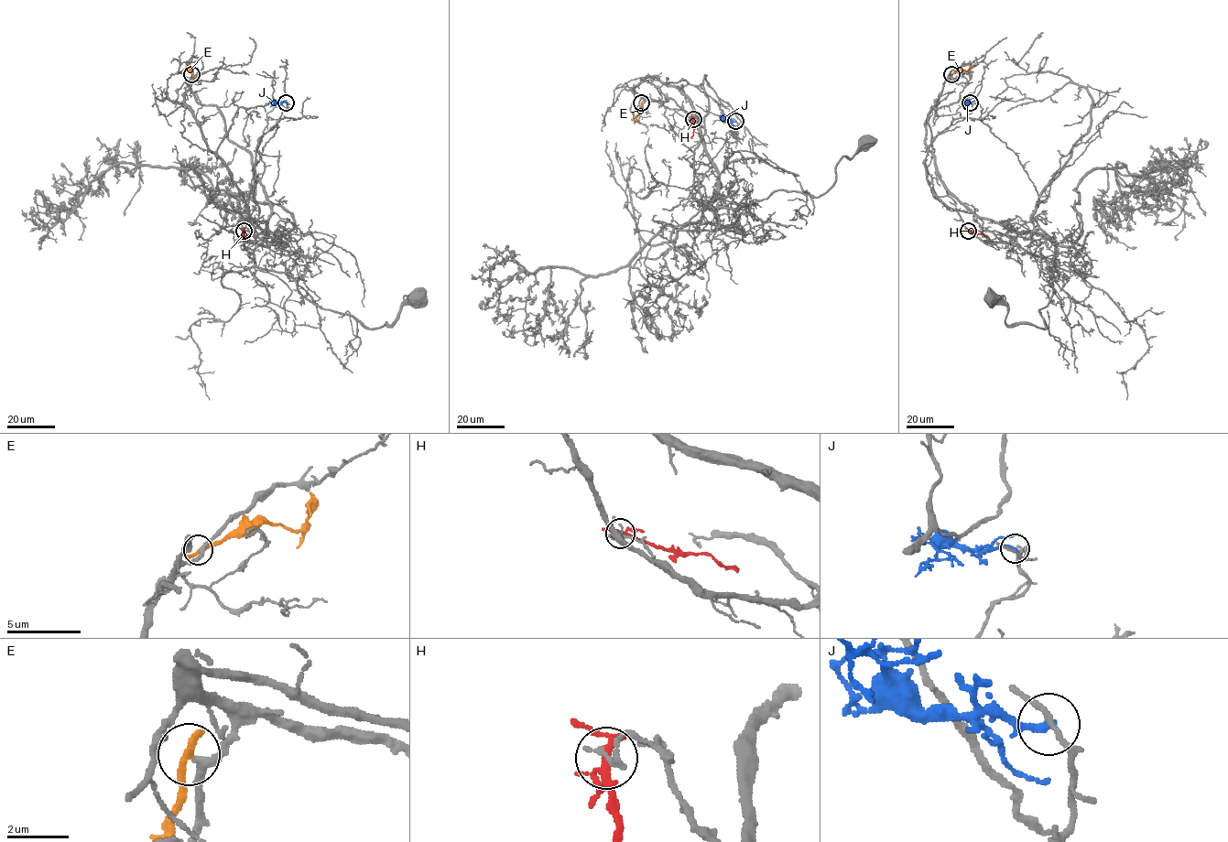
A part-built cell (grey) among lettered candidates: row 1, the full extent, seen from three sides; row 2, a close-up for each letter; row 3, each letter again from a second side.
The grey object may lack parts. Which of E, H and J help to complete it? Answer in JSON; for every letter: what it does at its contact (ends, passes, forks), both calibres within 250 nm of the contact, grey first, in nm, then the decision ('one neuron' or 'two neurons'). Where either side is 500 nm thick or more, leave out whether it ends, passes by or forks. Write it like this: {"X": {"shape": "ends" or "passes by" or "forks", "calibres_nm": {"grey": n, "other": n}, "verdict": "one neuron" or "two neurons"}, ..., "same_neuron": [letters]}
{"E": {"shape": "ends", "calibres_nm": {"grey": 240, "other": 320}, "verdict": "two neurons"}, "H": {"shape": "forks", "calibres_nm": {"grey": 200, "other": 240}, "verdict": "two neurons"}, "J": {"shape": "ends", "calibres_nm": {"grey": 170, "other": 240}, "verdict": "two neurons"}, "same_neuron": []}

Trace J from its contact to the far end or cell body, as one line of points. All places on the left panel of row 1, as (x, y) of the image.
J: (287, 102), (275, 102), (272, 105)

